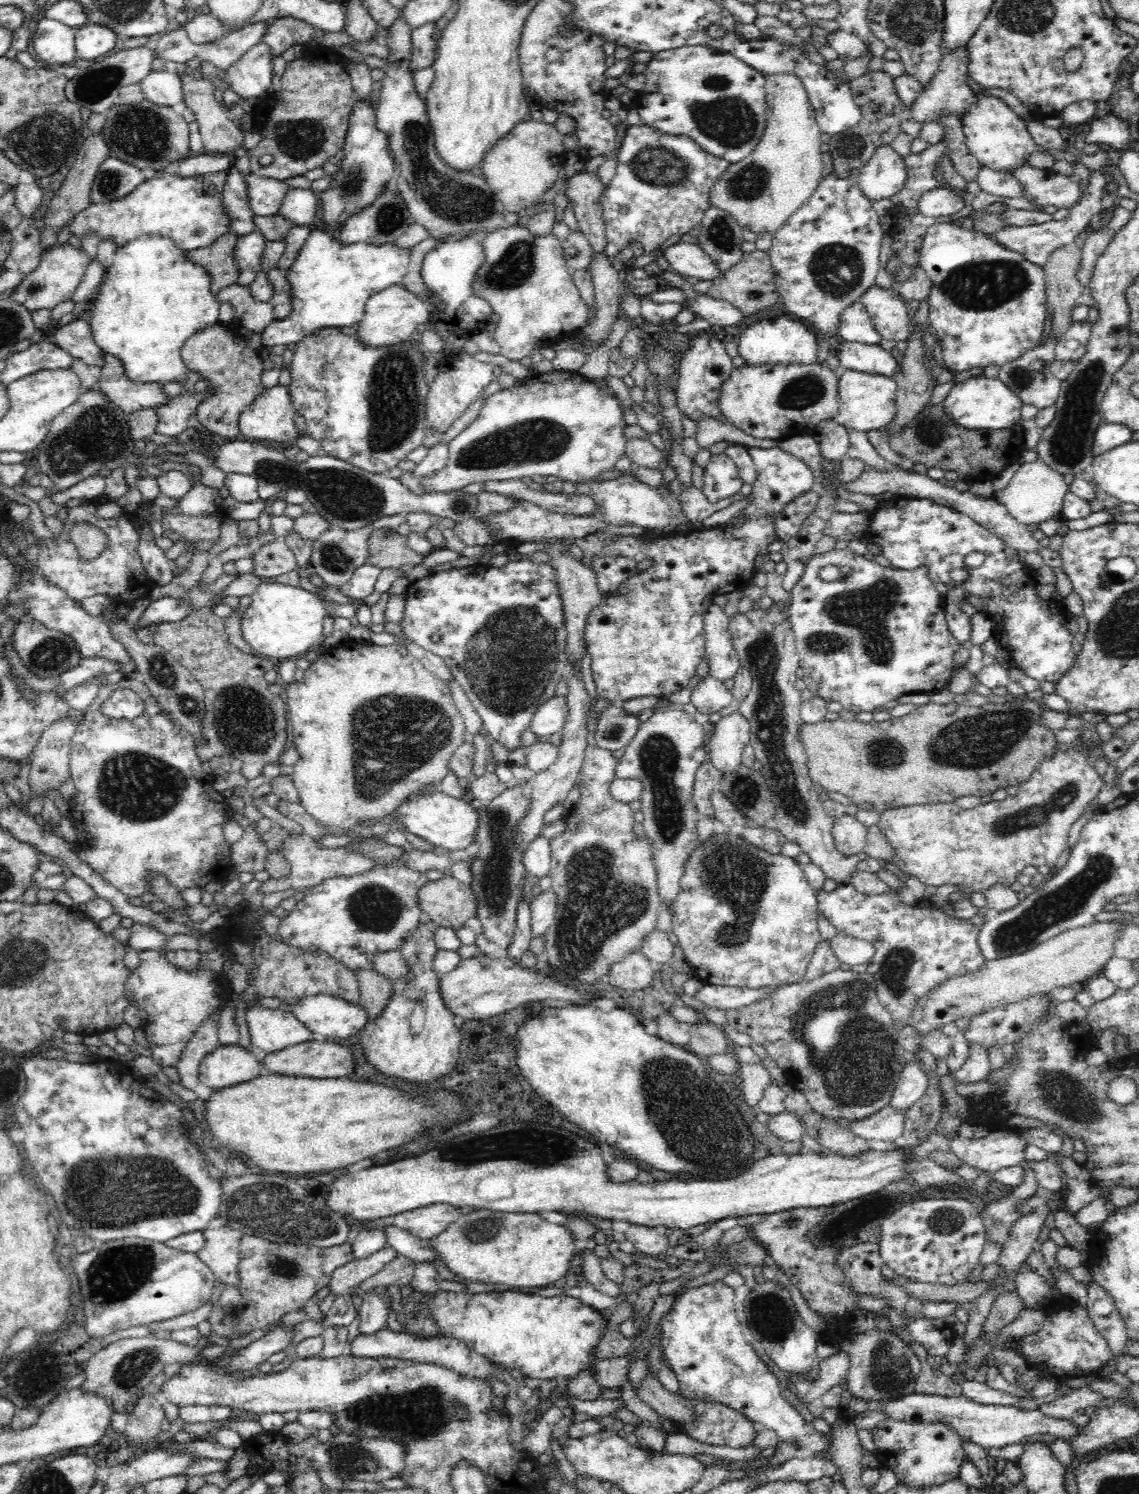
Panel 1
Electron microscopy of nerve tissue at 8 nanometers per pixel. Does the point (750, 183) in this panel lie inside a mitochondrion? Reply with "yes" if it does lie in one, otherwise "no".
yes

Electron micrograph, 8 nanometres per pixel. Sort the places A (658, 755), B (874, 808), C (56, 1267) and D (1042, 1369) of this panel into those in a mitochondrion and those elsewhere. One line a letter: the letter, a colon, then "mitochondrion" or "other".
A: mitochondrion
B: other
C: other
D: other

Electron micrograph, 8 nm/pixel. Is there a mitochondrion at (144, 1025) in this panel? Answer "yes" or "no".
no

